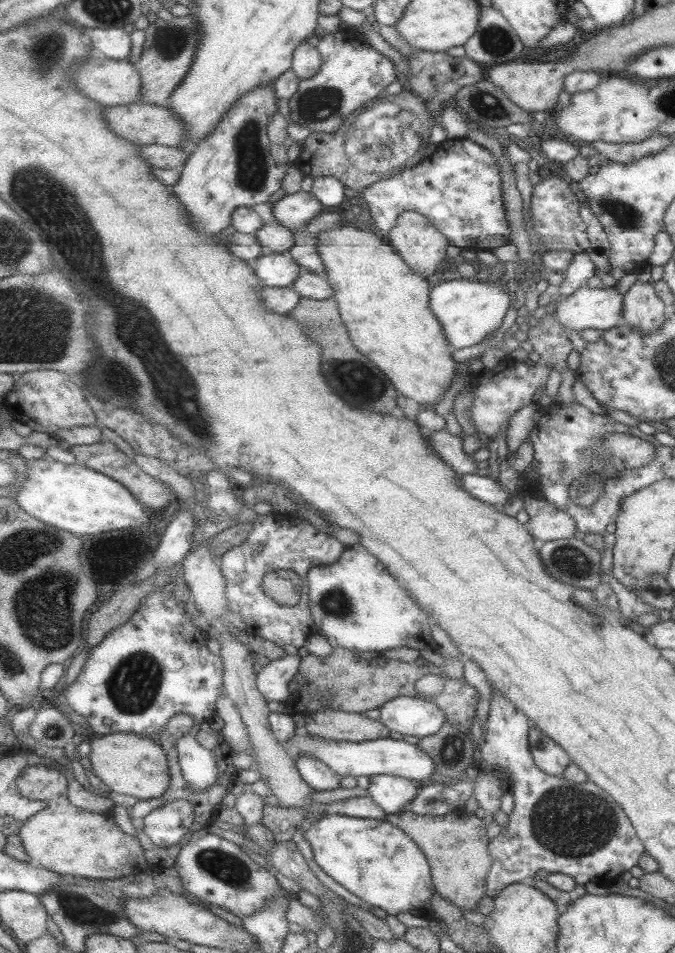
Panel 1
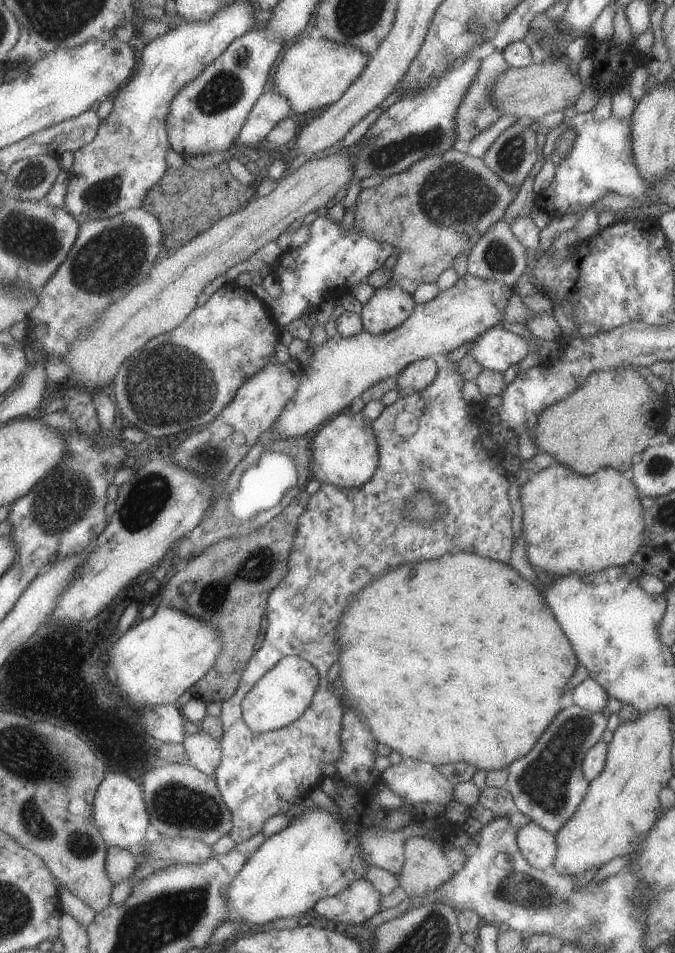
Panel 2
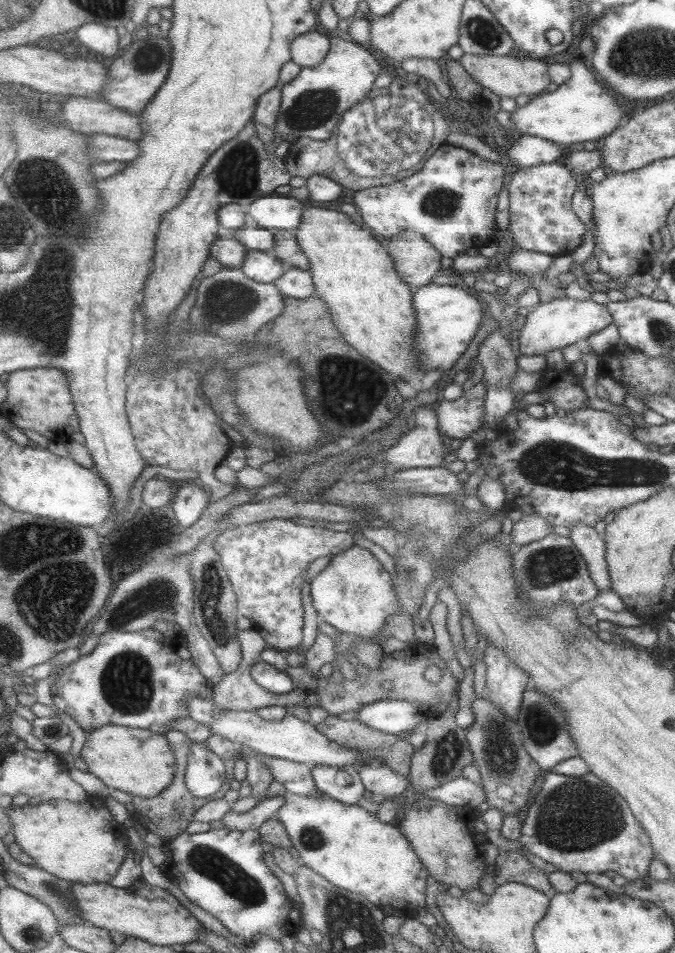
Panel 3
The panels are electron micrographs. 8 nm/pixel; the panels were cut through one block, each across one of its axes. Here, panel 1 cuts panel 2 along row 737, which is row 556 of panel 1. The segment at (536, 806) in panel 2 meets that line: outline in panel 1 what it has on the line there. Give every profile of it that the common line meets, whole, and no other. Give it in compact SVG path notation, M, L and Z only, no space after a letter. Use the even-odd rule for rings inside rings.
M581 538L545 541L539 552L547 572L563 584L593 591L601 581L602 554Z

